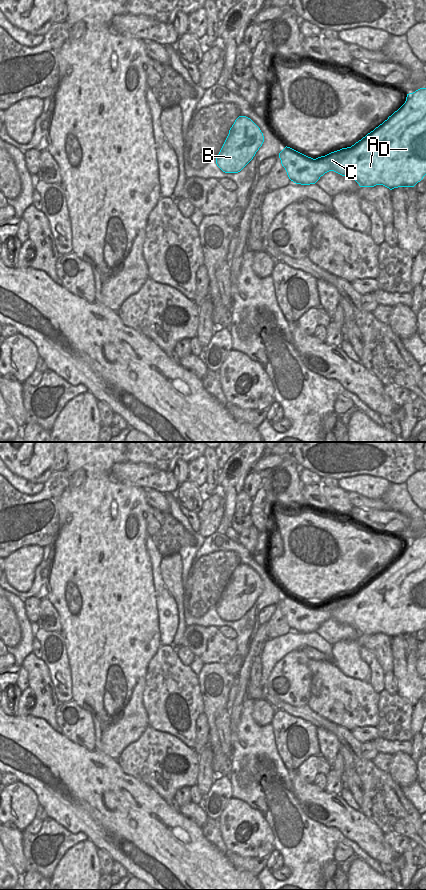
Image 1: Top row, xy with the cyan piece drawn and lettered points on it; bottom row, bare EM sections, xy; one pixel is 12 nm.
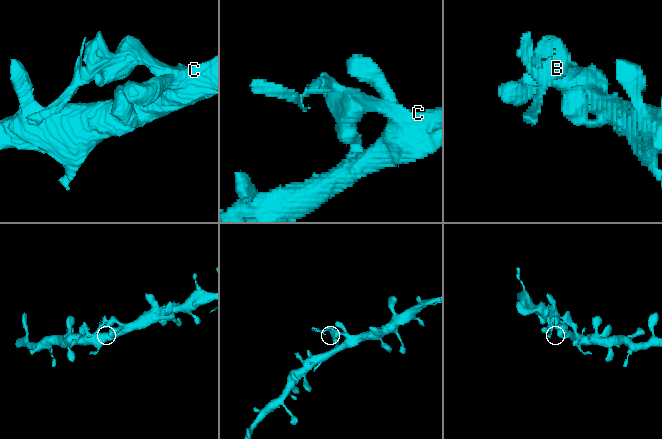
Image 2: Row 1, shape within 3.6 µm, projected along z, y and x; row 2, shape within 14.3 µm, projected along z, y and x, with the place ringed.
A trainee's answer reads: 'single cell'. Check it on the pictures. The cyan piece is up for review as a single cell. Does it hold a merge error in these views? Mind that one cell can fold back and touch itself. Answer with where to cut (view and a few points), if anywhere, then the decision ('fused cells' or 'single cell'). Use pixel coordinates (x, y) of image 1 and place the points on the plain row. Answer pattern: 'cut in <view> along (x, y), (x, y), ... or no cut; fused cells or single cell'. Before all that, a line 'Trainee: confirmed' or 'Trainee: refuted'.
Trainee: refuted
cut in xy along (290, 596), (283, 614); fused cells

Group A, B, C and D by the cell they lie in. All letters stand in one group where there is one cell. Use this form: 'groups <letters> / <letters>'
groups A C D / B

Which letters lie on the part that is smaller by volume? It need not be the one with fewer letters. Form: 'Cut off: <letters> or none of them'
Cut off: B

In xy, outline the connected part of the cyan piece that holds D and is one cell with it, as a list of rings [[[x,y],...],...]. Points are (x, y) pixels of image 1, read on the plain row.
[[[426,536],[407,542],[405,551],[397,559],[351,595],[342,596],[316,607],[292,596],[287,603],[284,616],[289,627],[296,632],[315,632],[325,621],[334,619],[352,626],[360,635],[383,633],[390,638],[398,635],[414,635],[426,623]]]

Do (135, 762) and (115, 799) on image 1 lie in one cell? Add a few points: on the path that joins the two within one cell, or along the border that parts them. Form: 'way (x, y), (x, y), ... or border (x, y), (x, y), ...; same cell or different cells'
border (116, 760), (126, 774), (132, 775), (149, 786); different cells

